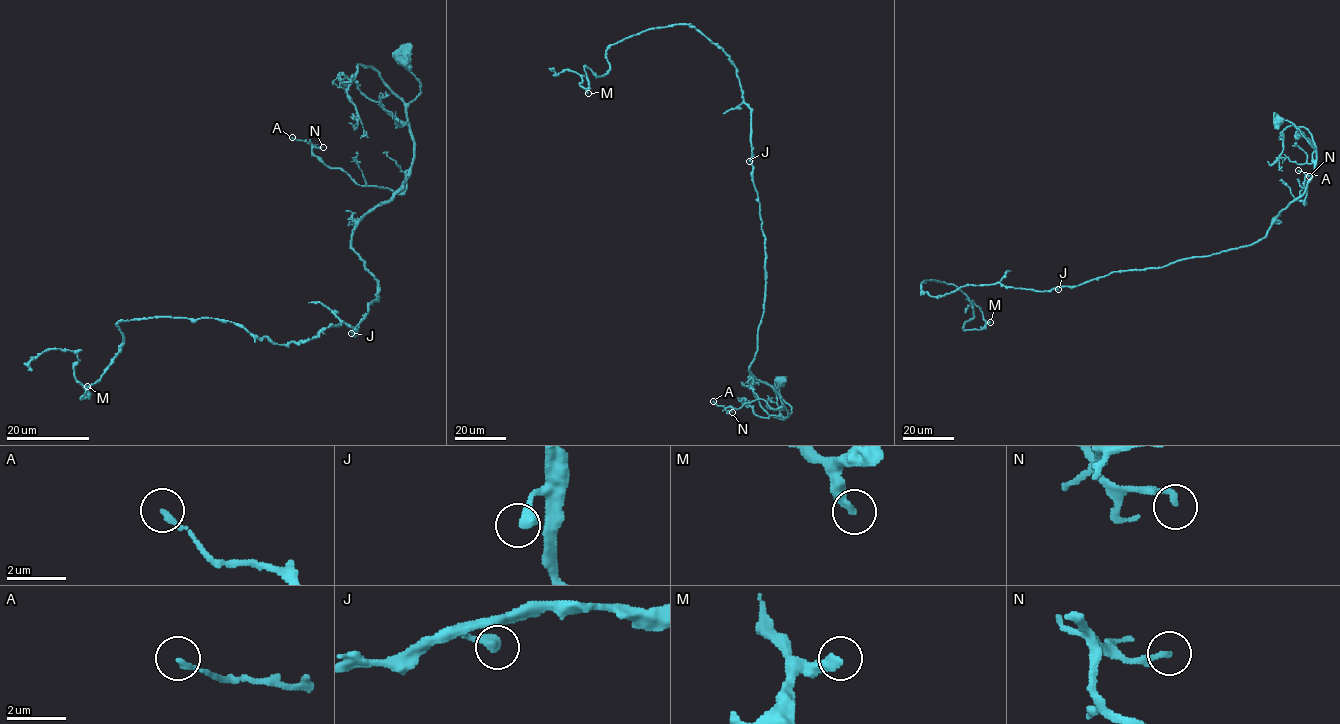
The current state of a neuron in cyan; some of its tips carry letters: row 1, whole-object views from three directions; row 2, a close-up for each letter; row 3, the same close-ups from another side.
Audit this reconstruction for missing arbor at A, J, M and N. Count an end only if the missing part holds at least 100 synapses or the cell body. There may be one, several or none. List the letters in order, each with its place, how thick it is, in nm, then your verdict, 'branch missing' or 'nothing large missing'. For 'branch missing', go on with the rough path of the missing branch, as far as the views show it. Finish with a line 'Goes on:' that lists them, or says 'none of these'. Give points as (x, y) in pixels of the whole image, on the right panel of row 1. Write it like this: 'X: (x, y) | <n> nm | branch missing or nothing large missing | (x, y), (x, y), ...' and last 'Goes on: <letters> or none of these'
A: (1298, 170) | 170 nm | nothing large missing
J: (1058, 289) | 400 nm | nothing large missing
M: (990, 322) | 360 nm | nothing large missing
N: (1309, 176) | 190 nm | nothing large missing
Goes on: none of these

